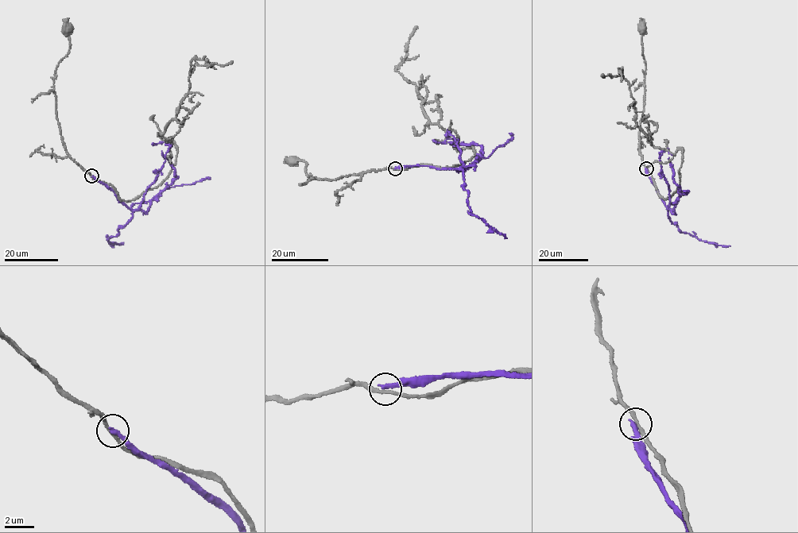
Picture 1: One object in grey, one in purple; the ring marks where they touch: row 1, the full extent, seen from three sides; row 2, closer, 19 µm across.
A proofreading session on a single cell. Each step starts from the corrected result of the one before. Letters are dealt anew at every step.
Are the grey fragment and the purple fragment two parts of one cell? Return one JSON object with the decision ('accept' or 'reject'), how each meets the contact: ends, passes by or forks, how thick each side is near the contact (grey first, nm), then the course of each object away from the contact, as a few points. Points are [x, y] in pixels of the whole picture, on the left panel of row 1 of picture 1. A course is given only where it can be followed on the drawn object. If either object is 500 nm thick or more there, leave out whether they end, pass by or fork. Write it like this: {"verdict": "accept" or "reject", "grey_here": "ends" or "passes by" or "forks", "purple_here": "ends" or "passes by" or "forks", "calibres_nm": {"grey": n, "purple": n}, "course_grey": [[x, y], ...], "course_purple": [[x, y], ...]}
{"verdict": "reject", "grey_here": "passes by", "purple_here": "ends", "calibres_nm": {"grey": 220, "purple": 320}, "course_grey": [[91, 175], [69, 156], [62, 139], [56, 113], [53, 77], [58, 63], [70, 49], [69, 36], [66, 31]], "course_purple": [[91, 175], [108, 187], [119, 201], [137, 210], [171, 146], [164, 142], [152, 144]]}

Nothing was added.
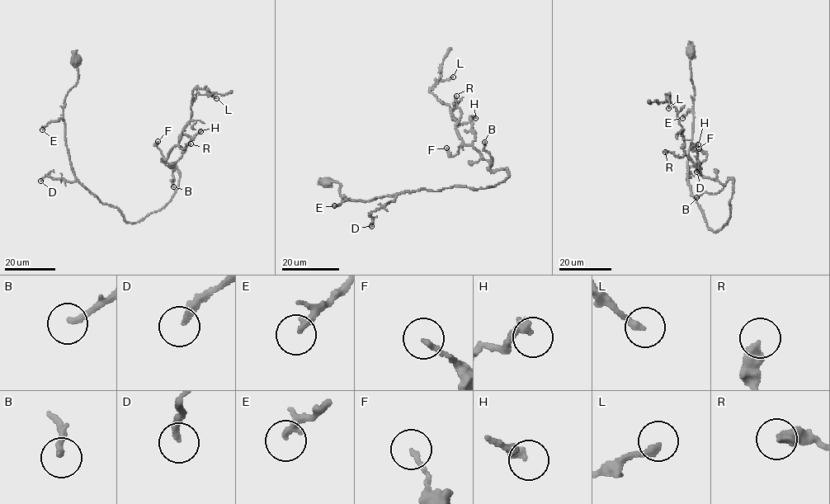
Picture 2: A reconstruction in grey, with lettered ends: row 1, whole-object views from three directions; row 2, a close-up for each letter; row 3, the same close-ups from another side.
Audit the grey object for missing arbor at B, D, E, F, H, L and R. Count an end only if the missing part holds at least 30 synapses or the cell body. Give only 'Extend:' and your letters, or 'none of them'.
Extend: B, E

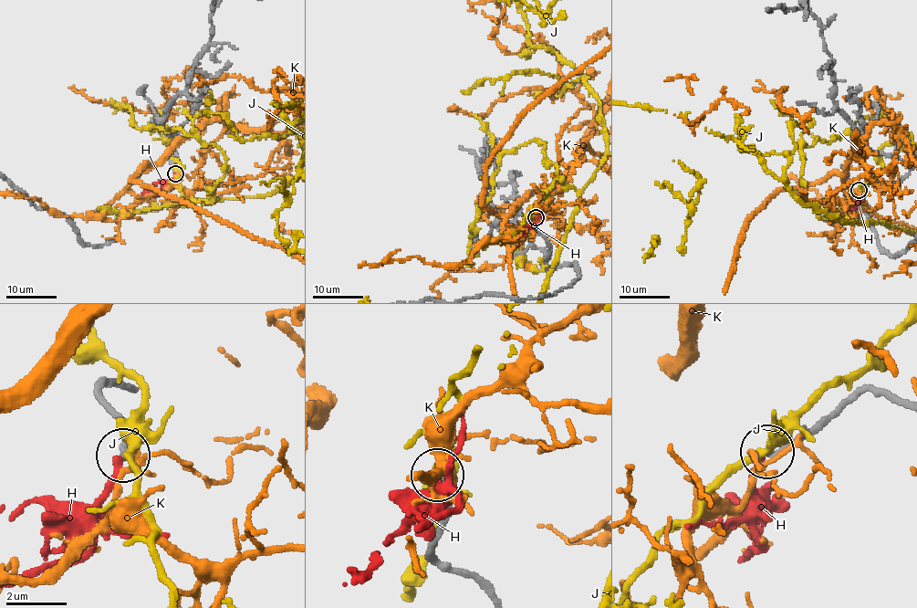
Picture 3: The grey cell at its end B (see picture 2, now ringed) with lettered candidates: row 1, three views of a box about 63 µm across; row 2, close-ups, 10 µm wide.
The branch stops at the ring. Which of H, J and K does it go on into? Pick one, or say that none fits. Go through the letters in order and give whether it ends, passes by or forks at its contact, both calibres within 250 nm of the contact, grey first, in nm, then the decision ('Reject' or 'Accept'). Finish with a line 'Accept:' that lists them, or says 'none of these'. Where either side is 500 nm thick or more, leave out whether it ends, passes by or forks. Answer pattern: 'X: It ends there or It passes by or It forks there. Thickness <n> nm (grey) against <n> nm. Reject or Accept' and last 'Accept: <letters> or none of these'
H: It ends there. Thickness 200 nm (grey) against 220 nm. Reject
J: It forks there. Thickness 240 nm (grey) against 300 nm. Reject
K: It forks there. Thickness 240 nm (grey) against 140 nm. Reject
Accept: none of these

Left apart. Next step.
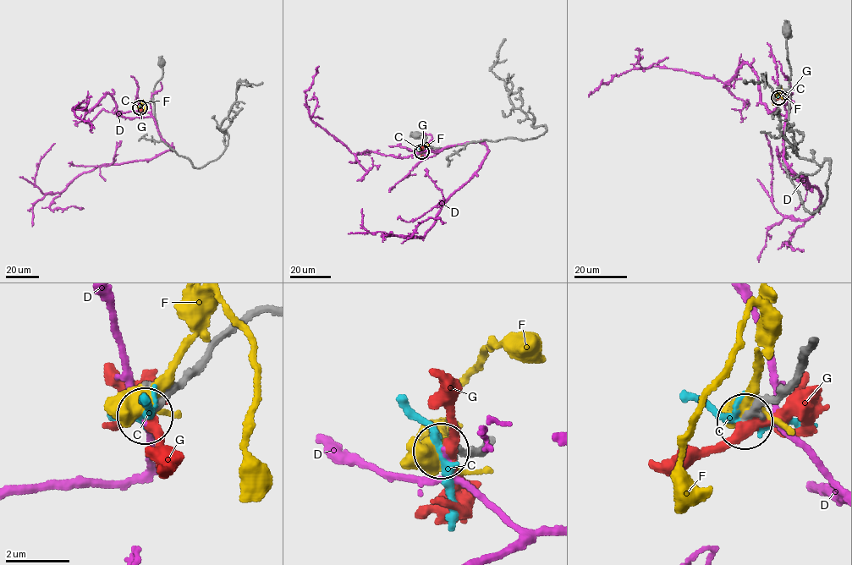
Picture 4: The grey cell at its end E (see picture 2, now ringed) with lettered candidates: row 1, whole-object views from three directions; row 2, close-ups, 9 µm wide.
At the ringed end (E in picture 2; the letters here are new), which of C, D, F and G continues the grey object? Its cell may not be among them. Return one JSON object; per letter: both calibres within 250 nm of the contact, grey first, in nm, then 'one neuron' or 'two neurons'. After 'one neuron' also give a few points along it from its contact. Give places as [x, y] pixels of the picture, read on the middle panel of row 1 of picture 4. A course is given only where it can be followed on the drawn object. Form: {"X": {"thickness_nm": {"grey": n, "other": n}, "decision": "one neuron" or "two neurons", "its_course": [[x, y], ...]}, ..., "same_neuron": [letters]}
{"C": {"thickness_nm": {"grey": 190, "other": 240}, "decision": "two neurons"}, "D": {"thickness_nm": {"grey": 160, "other": 90}, "decision": "two neurons"}, "F": {"thickness_nm": {"grey": 340, "other": 400}, "decision": "two neurons"}, "G": {"thickness_nm": {"grey": 300, "other": 300}, "decision": "two neurons"}, "same_neuron": []}

